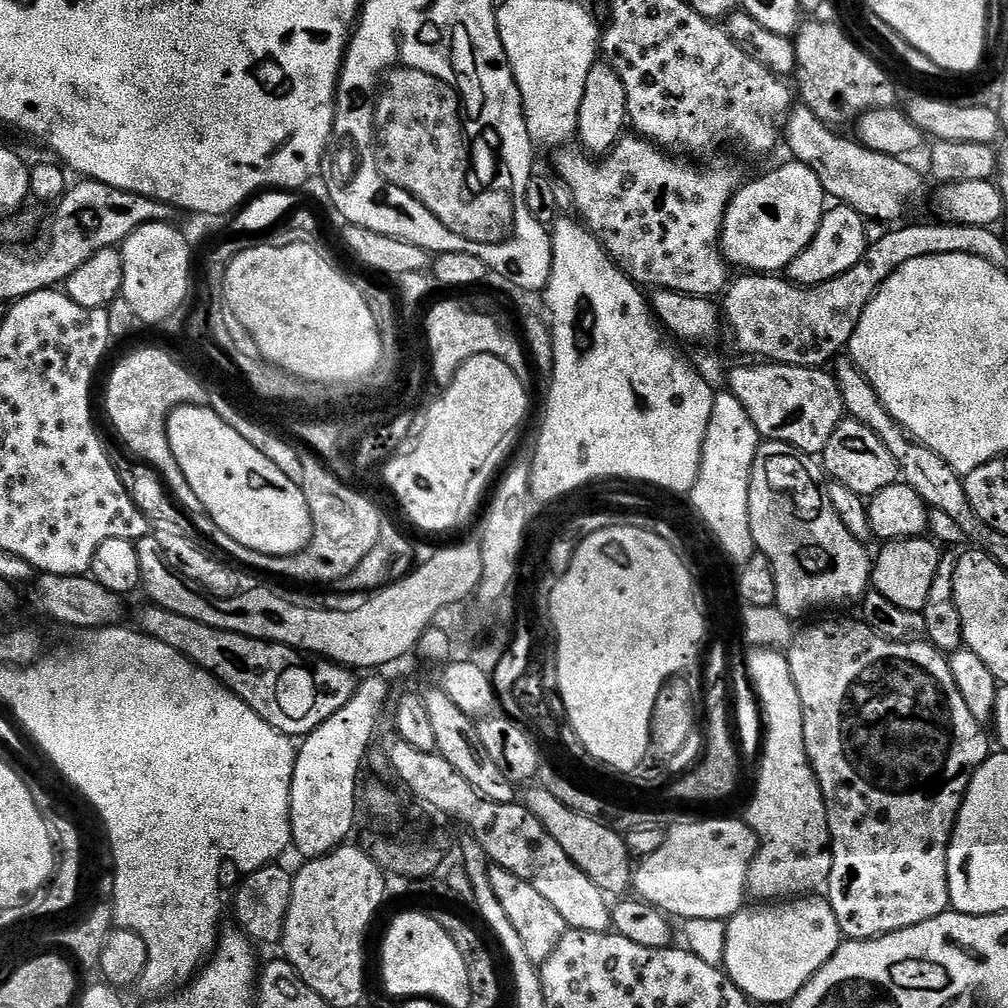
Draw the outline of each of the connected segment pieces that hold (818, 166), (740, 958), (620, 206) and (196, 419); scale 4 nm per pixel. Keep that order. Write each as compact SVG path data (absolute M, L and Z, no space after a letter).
M796 106L786 121L786 148L788 144L789 150L796 155L793 157L818 174L825 193L831 199L833 196L833 201L852 208L865 221L885 226L903 221L900 219L907 214L908 207L924 192L924 180L919 170L911 168L907 159L878 154L836 132L839 131L823 124L808 108Z
M820 894L756 907L760 908L745 906L727 921L726 954L722 968L728 979L734 981L740 991L757 1005L787 1005L803 991L807 983L830 962L832 956L840 949L842 943L840 923L827 899Z
M636 134L625 135L599 162L579 151L563 152L559 153L556 168L565 186L572 191L572 200L580 211L579 219L599 238L608 255L637 286L705 298L719 297L729 287L730 268L720 245L720 233L724 230L728 203L738 191L738 183L730 173L699 172L683 164L688 162Z
M182 405L173 410L168 420L168 440L182 473L198 494L203 512L217 529L225 531L234 541L258 554L296 558L314 540L313 505L308 505L303 487L286 476L256 444L242 437L232 423L228 423L214 407L199 408Z

